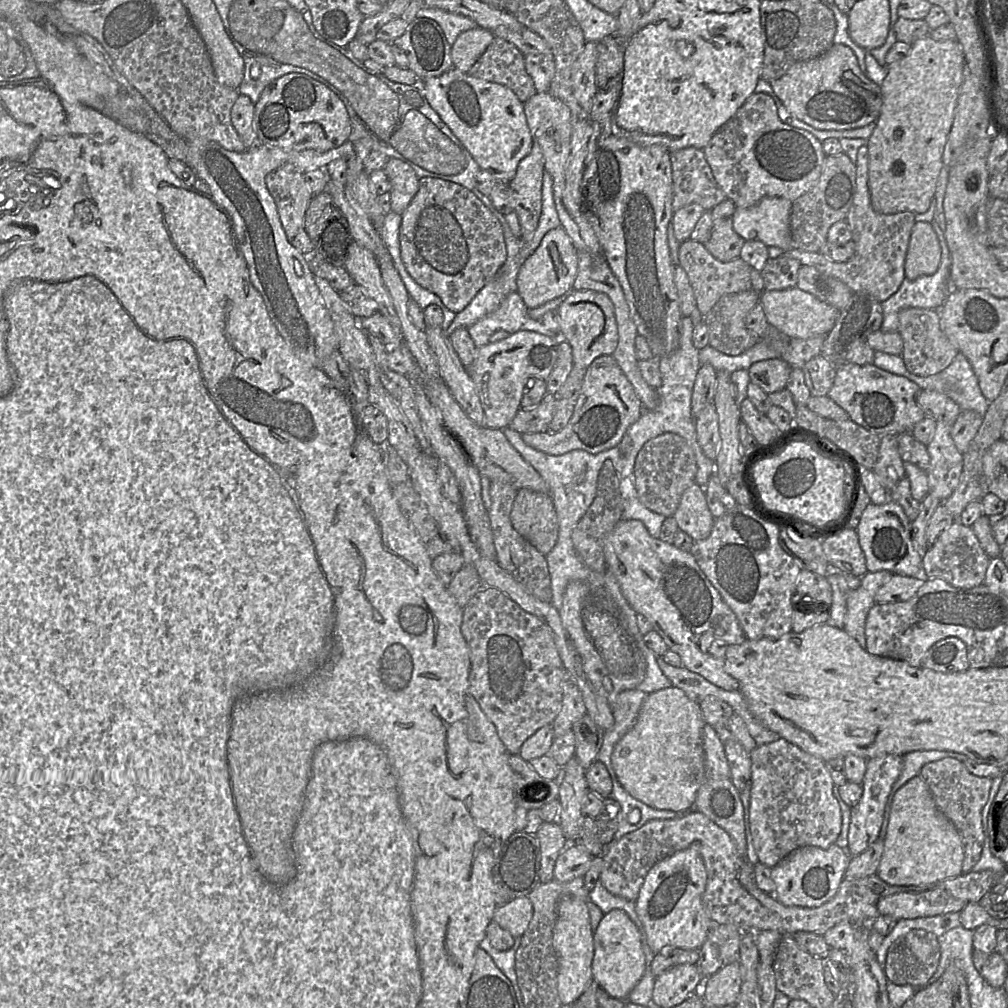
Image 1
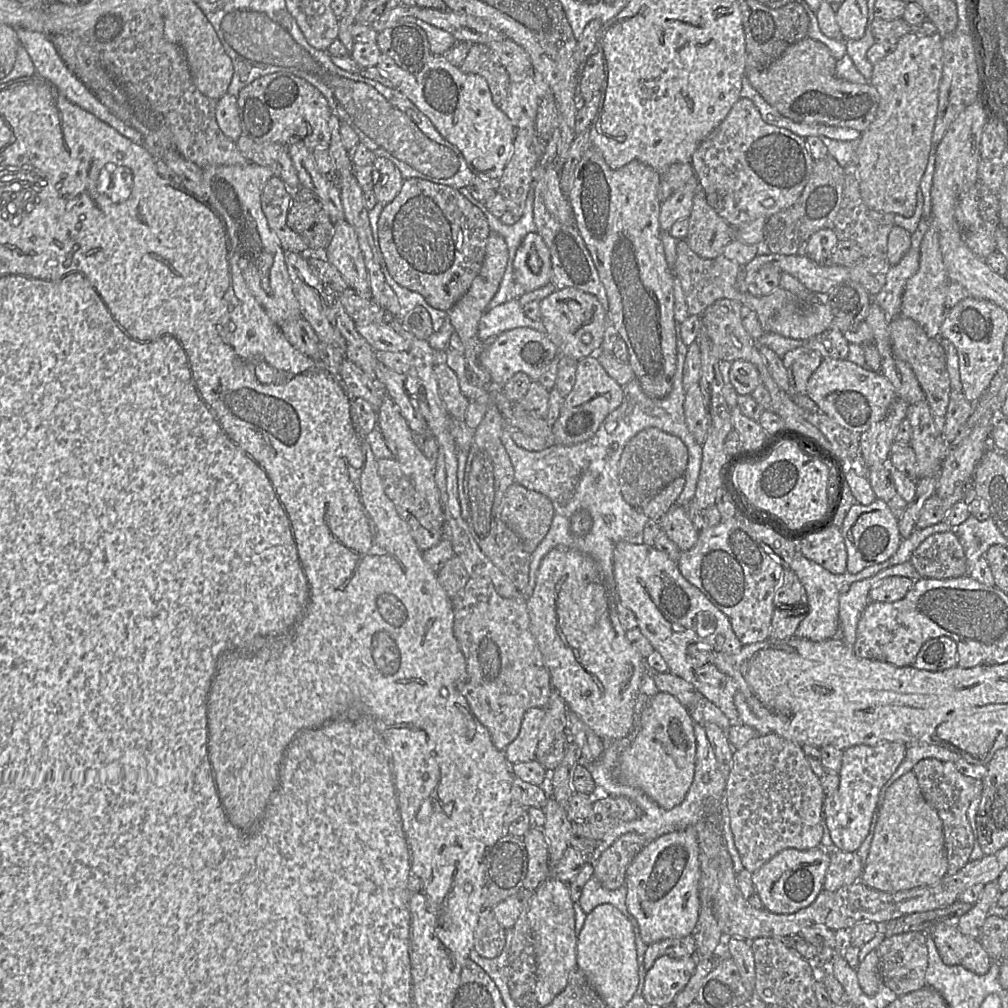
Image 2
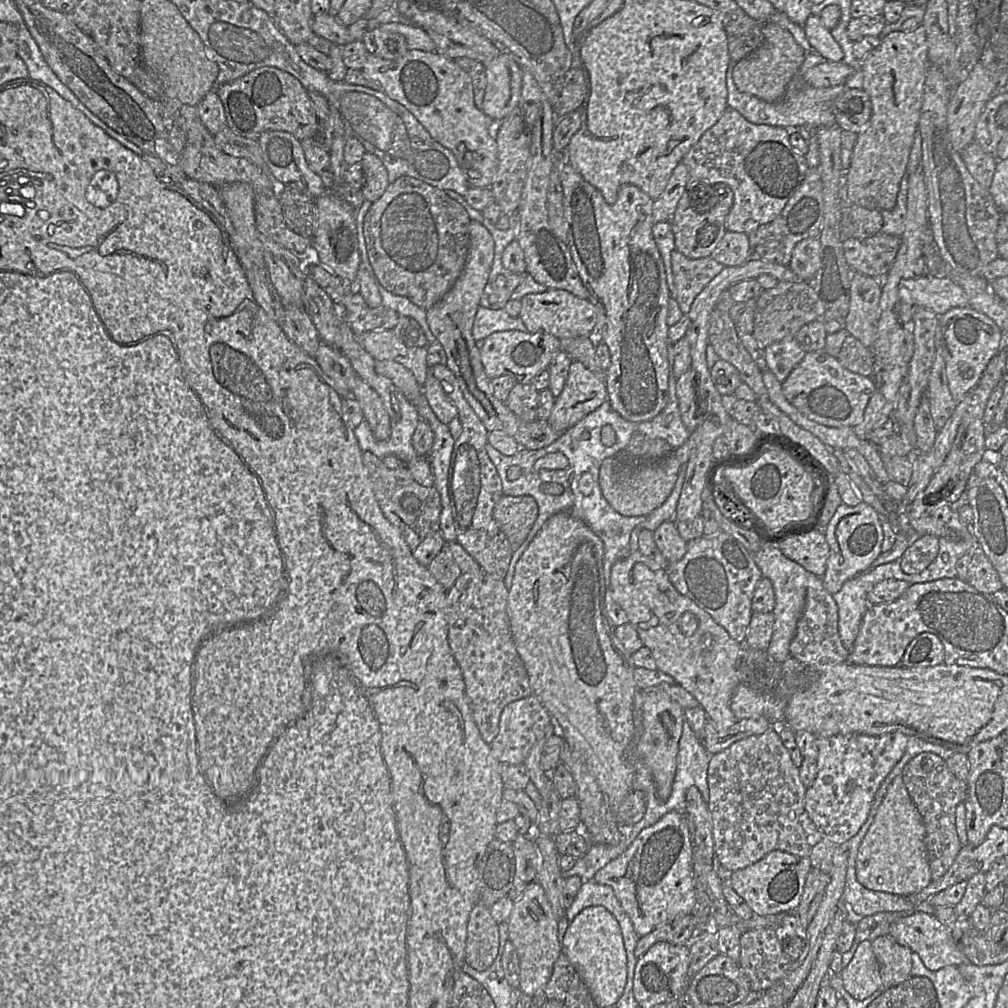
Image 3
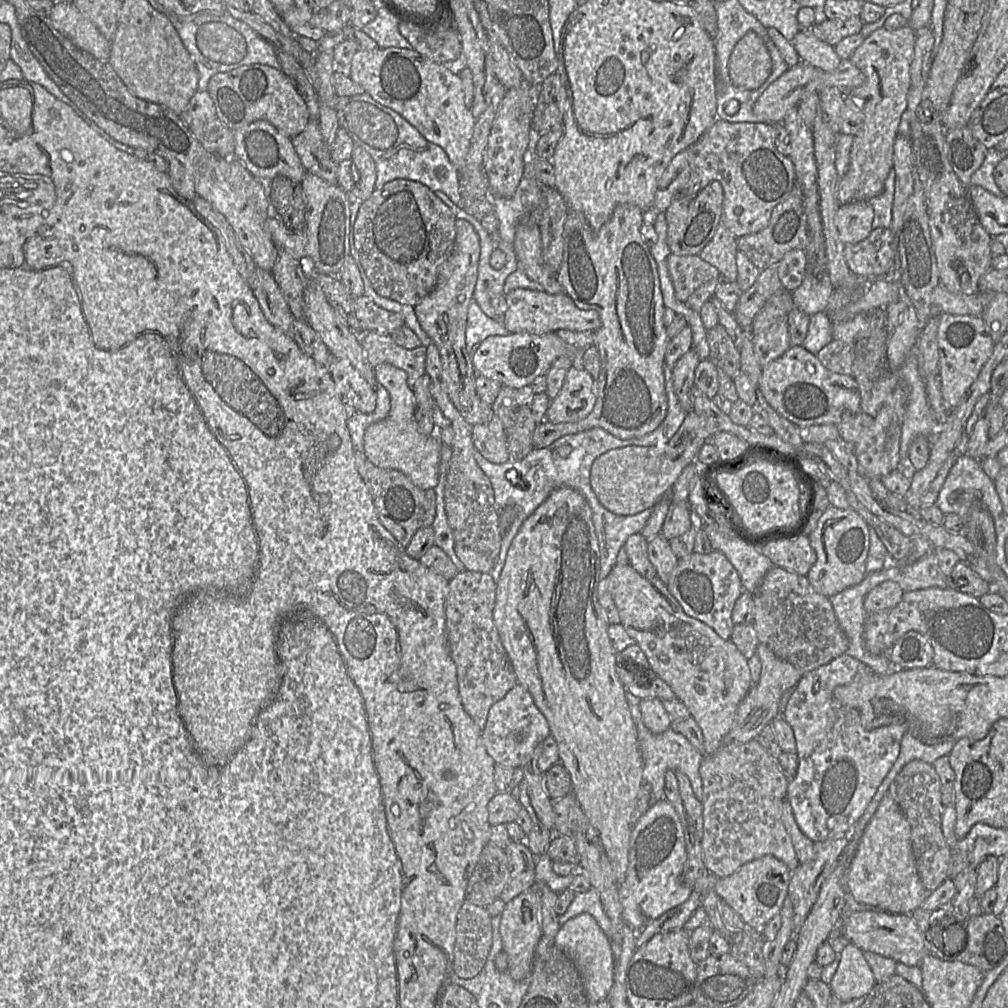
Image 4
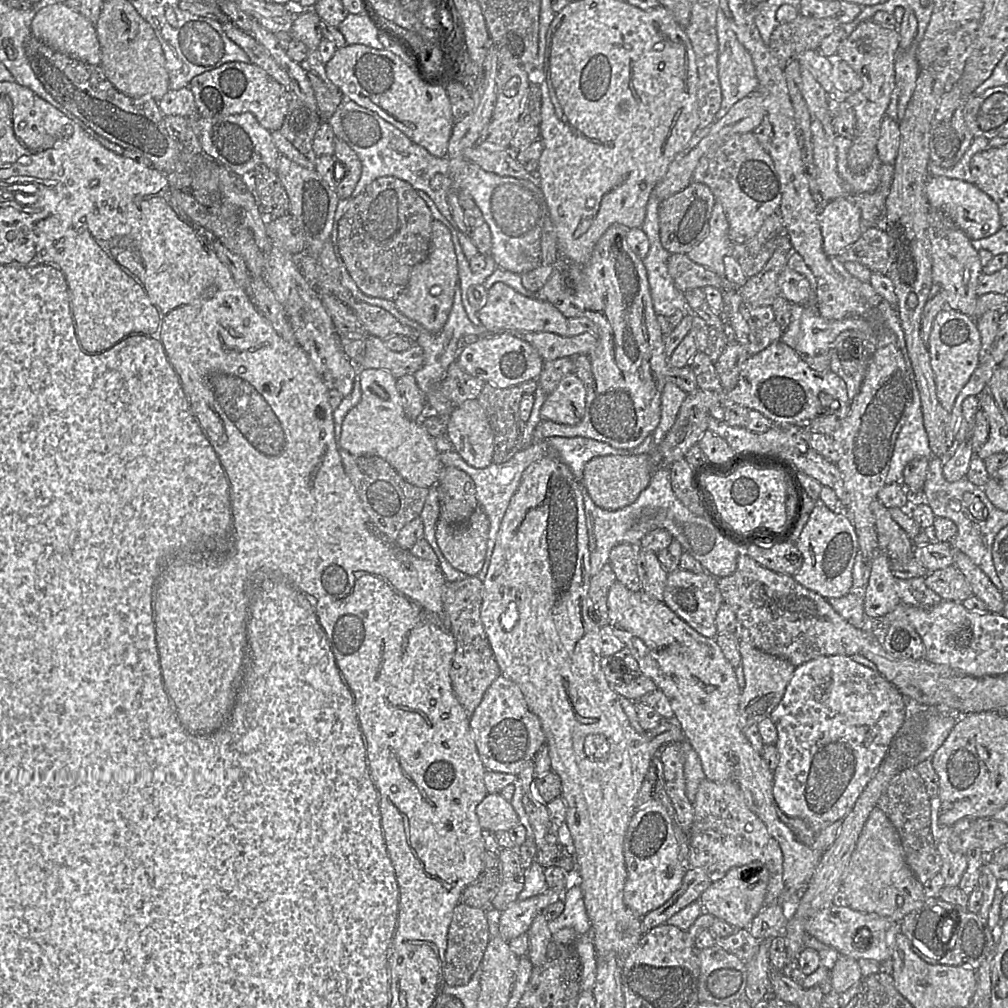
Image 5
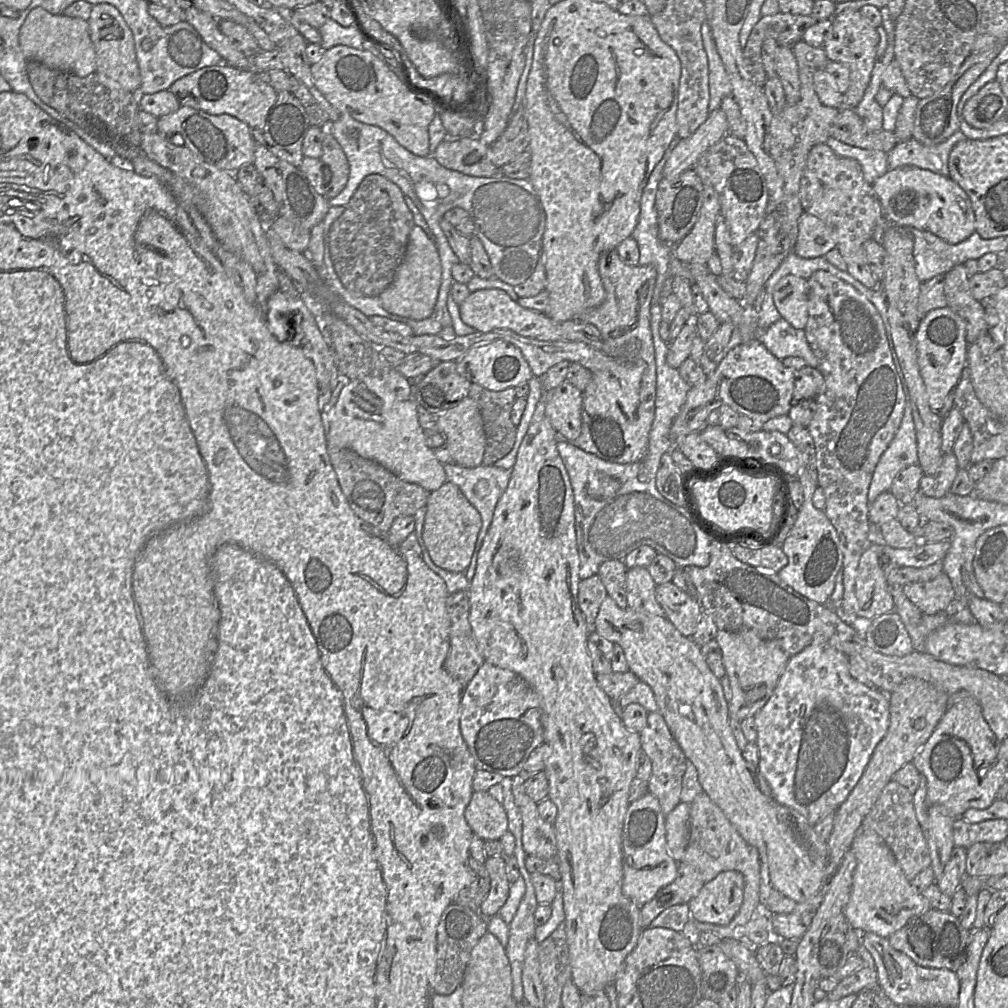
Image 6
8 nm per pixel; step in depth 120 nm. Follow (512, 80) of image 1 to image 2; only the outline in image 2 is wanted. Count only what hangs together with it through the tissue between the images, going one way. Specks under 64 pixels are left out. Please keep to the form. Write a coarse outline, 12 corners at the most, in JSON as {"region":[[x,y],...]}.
{"region":[[473,44],[460,69],[484,77],[495,104],[509,73],[488,45]]}

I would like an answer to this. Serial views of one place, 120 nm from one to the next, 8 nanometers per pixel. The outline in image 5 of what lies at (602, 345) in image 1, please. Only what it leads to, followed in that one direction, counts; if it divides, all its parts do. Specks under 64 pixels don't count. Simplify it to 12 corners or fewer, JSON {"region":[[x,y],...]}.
{"region":[[503,282],[488,289],[478,318],[489,331],[597,337],[587,317]]}

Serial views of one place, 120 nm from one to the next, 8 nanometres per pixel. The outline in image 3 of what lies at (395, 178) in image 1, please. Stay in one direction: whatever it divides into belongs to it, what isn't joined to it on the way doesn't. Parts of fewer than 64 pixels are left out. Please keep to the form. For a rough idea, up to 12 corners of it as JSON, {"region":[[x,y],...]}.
{"region":[[366,152],[361,160],[364,199],[374,202],[388,185],[383,162]]}

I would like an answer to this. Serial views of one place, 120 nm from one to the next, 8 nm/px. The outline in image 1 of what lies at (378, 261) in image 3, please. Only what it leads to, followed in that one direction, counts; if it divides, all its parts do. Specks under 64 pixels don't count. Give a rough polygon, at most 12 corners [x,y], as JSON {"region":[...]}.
{"region":[[421,177],[401,213],[407,273],[457,313],[507,258],[472,190]]}

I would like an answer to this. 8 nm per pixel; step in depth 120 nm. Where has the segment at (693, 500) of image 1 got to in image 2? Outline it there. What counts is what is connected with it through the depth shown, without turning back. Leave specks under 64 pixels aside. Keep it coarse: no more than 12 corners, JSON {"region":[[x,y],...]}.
{"region":[[673,505],[659,520],[681,552],[695,546],[700,531],[687,506]]}

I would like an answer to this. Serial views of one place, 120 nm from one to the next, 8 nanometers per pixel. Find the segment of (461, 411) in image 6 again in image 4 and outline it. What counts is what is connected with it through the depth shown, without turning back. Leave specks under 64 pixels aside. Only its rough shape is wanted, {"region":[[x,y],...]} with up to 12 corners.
{"region":[[500,419],[473,425],[475,449],[489,462],[508,461]]}

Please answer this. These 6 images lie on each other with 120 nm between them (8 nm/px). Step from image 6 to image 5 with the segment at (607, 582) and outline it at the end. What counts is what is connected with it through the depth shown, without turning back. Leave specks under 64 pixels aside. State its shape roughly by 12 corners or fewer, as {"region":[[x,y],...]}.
{"region":[[620,543],[608,564],[616,580],[640,591],[637,544]]}

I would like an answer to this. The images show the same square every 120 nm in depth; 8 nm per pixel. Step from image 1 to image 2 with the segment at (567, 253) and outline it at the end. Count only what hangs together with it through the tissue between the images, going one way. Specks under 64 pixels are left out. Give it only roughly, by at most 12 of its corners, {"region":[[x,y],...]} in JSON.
{"region":[[528,233],[513,261],[515,283],[530,292],[550,283],[550,251]]}

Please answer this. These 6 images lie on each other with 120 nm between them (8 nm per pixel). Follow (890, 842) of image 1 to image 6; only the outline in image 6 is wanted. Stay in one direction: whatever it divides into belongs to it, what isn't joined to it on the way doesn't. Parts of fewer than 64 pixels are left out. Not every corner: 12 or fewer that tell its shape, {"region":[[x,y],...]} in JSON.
{"region":[[874,831],[856,835],[850,927],[889,938],[932,908]]}

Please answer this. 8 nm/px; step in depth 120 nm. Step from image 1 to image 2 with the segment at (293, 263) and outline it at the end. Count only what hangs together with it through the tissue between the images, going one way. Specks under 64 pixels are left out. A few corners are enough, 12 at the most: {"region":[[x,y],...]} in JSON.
{"region":[[201,170],[249,290],[276,325],[302,318],[261,206],[274,171]]}

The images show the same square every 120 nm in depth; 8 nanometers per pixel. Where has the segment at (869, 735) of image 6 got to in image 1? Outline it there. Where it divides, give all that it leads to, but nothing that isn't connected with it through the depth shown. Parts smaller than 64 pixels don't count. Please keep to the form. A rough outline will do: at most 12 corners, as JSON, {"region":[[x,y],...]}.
{"region":[[903,755],[867,759],[863,794],[852,806],[847,851],[879,837]]}

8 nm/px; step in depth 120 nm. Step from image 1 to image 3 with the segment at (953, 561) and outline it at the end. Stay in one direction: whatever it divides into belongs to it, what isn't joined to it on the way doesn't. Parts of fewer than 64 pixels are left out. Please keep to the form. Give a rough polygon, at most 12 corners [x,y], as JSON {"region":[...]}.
{"region":[[922,535],[903,553],[900,567],[918,574],[936,558],[939,538]]}

